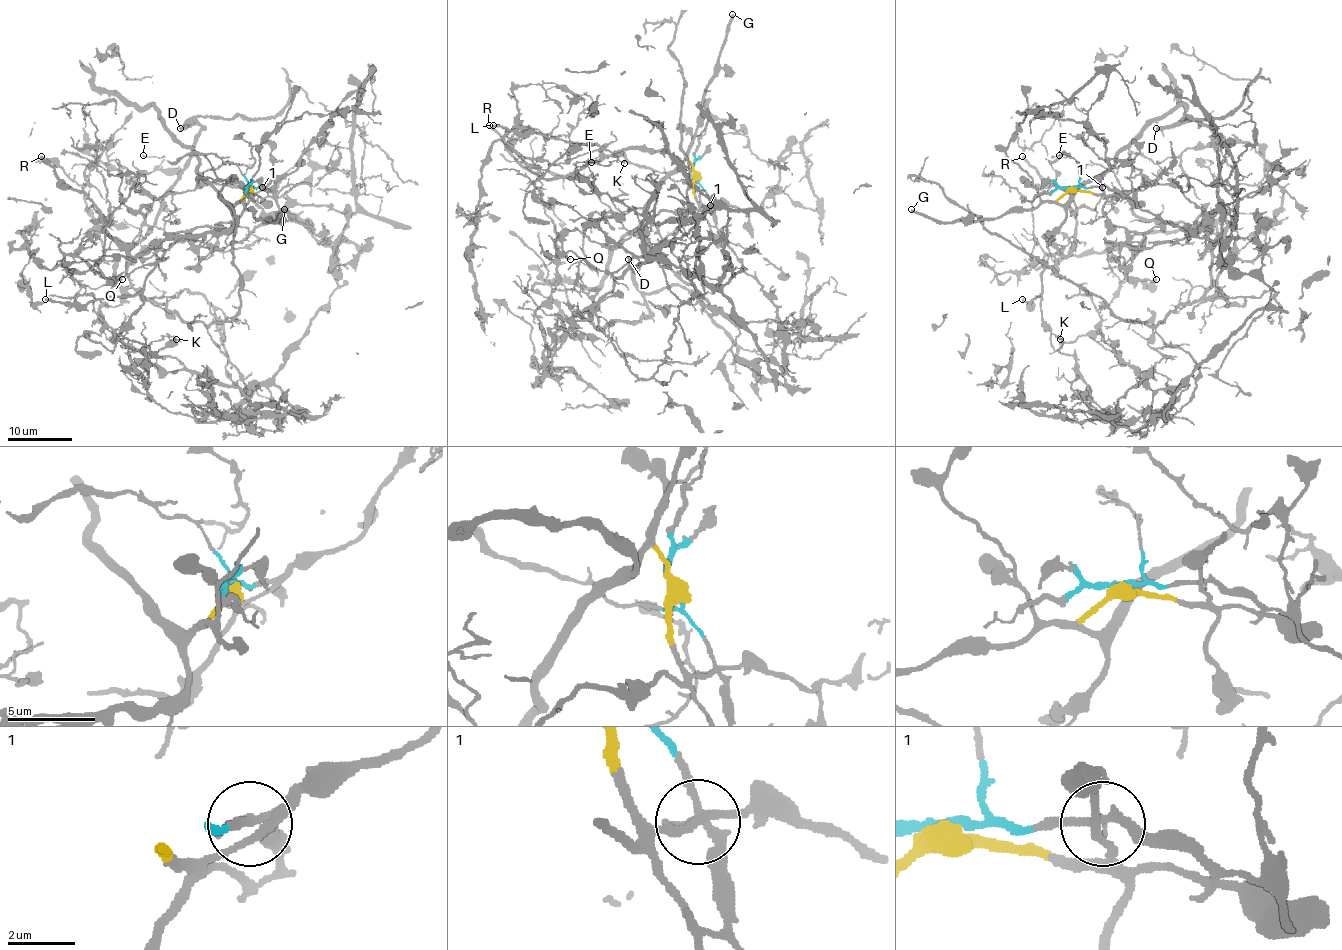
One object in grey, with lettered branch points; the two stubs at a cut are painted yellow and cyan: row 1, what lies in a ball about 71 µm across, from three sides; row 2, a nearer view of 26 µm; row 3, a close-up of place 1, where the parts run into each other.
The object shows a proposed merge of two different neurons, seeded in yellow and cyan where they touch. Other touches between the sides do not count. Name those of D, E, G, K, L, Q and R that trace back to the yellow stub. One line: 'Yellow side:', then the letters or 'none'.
Yellow side: G, L, Q, R

